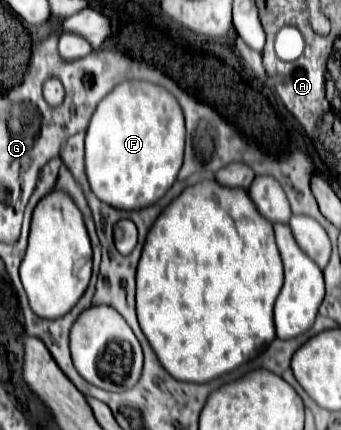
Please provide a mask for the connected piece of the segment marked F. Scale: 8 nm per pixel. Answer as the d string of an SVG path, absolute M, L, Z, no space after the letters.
M126 80L118 84L92 114L86 134L86 174L92 192L120 210L138 210L160 200L174 184L184 156L184 116L178 100L162 86L144 80Z

